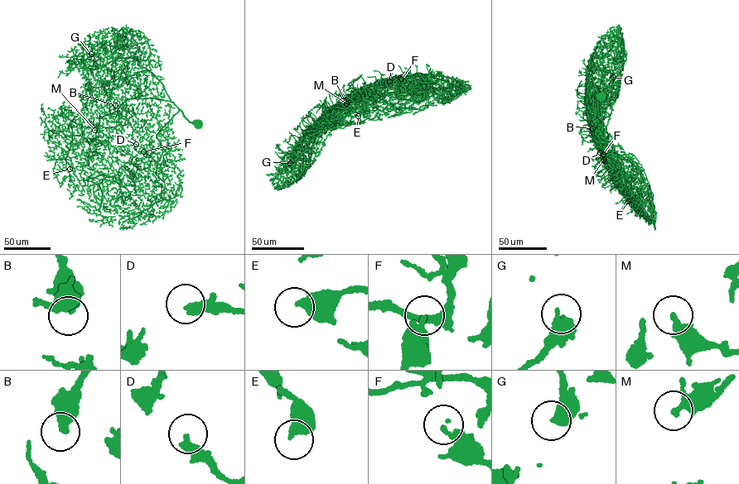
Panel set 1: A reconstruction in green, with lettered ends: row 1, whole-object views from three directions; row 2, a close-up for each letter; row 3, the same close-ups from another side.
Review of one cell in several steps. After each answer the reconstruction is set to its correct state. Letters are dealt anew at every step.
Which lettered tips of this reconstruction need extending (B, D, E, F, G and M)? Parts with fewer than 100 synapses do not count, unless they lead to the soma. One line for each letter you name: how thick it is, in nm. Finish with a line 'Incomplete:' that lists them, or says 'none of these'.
Incomplete: none of these

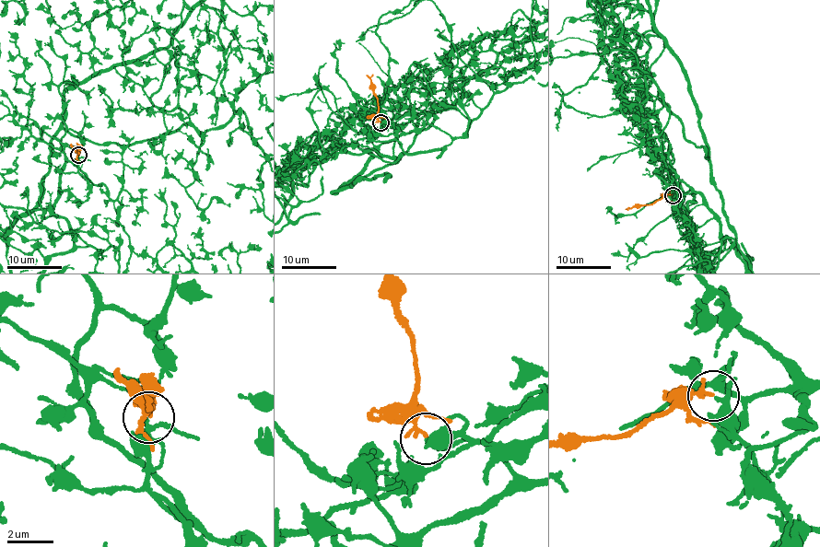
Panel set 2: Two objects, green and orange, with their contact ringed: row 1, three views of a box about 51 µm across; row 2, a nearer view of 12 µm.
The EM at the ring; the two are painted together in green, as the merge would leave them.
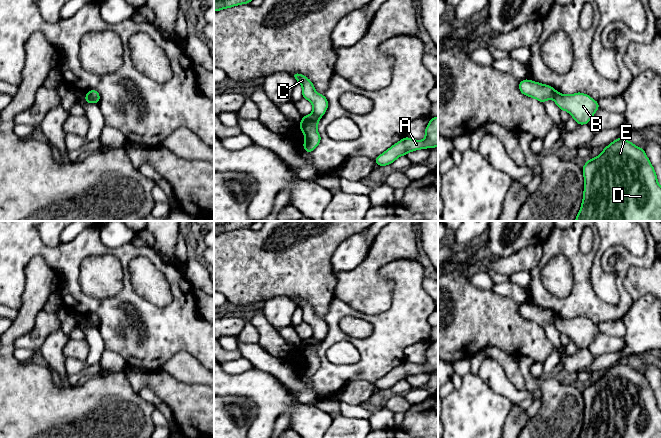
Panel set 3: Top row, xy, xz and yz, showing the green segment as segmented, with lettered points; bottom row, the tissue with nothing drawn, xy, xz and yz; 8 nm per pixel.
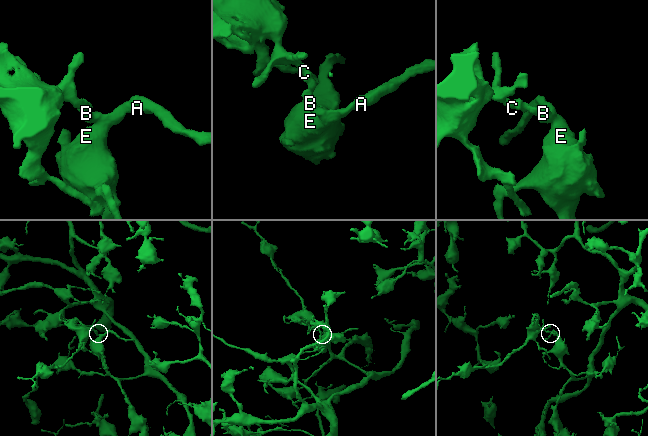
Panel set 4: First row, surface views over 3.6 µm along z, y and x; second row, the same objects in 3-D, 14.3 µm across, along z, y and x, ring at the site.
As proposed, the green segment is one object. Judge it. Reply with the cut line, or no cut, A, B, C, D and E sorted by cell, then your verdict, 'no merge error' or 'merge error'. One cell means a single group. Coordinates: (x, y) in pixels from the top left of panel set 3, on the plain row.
cut in xy along (87, 316), (96, 326); A B D E / C; merge error

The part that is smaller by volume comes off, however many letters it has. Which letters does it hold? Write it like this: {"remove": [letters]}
{"remove": ["C"]}

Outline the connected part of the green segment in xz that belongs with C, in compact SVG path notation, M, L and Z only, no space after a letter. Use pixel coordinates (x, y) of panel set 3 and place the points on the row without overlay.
M294 296L293 301L303 311L302 321L309 324L312 327L313 338L322 341L328 332L328 325L326 321L316 316L313 307L306 300Z

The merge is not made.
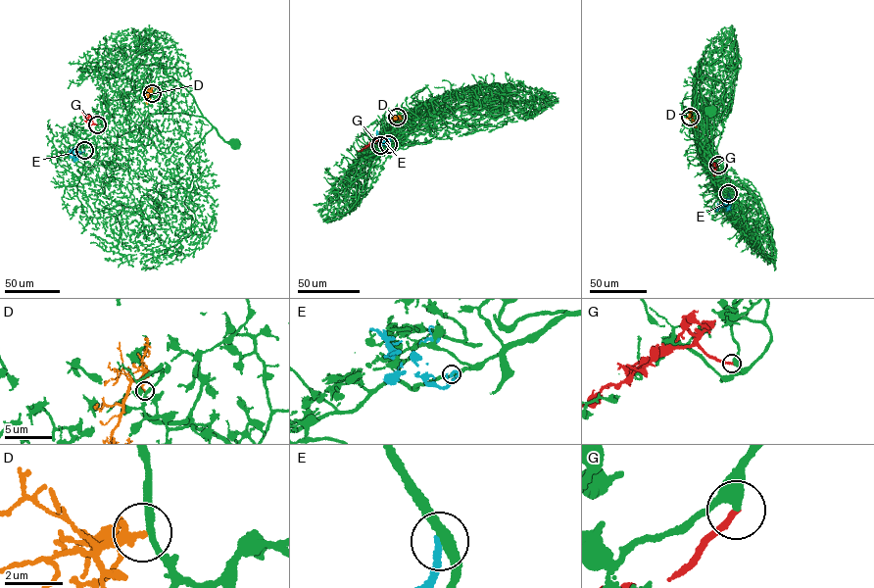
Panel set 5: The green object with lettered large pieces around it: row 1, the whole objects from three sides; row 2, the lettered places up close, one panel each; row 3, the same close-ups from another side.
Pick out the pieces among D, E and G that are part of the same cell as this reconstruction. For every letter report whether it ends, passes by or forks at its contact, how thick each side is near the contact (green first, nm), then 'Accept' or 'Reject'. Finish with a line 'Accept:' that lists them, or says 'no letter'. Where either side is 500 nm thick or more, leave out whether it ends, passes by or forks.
D: It ends there. Thickness 240 nm (green) against 320 nm. Reject
E: It ends there. Thickness 320 nm (green) against 240 nm. Reject
G: It ends there. Thickness 300 nm (green) against 200 nm. Accept
Accept: G

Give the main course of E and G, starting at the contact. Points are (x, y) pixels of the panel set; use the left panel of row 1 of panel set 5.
E: (84, 150), (75, 155), (69, 152)
G: (97, 124), (81, 112)

